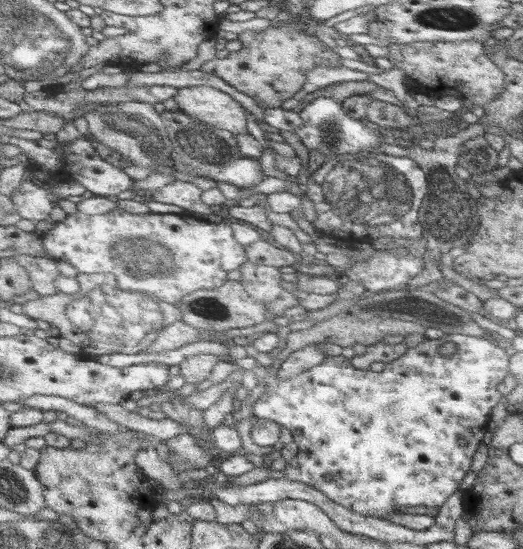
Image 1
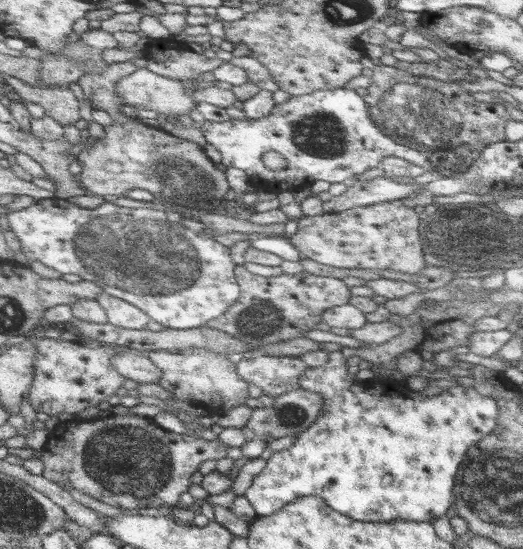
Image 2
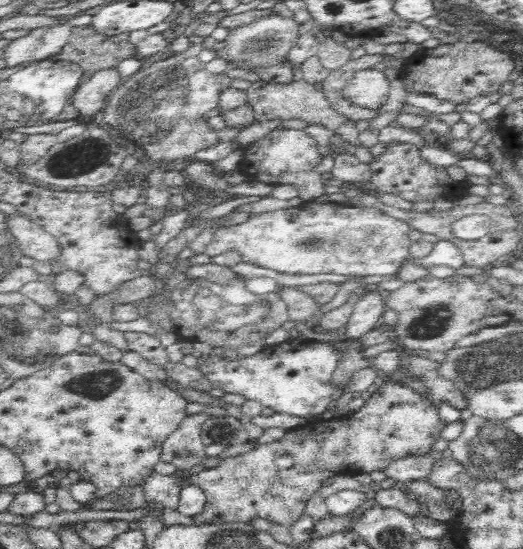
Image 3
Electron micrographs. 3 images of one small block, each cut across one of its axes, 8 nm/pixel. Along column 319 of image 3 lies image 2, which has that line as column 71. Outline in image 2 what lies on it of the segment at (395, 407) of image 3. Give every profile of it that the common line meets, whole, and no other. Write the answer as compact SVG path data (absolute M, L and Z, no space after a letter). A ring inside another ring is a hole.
M135 414L114 415L102 419L70 421L55 420L49 426L45 445L39 459L44 462L43 478L49 482L62 482L67 490L74 488L100 502L120 509L148 507L180 507L180 494L187 492L191 478L206 460L220 460L226 457L226 447L220 439L196 439L187 434L176 434L158 426L152 419Z

